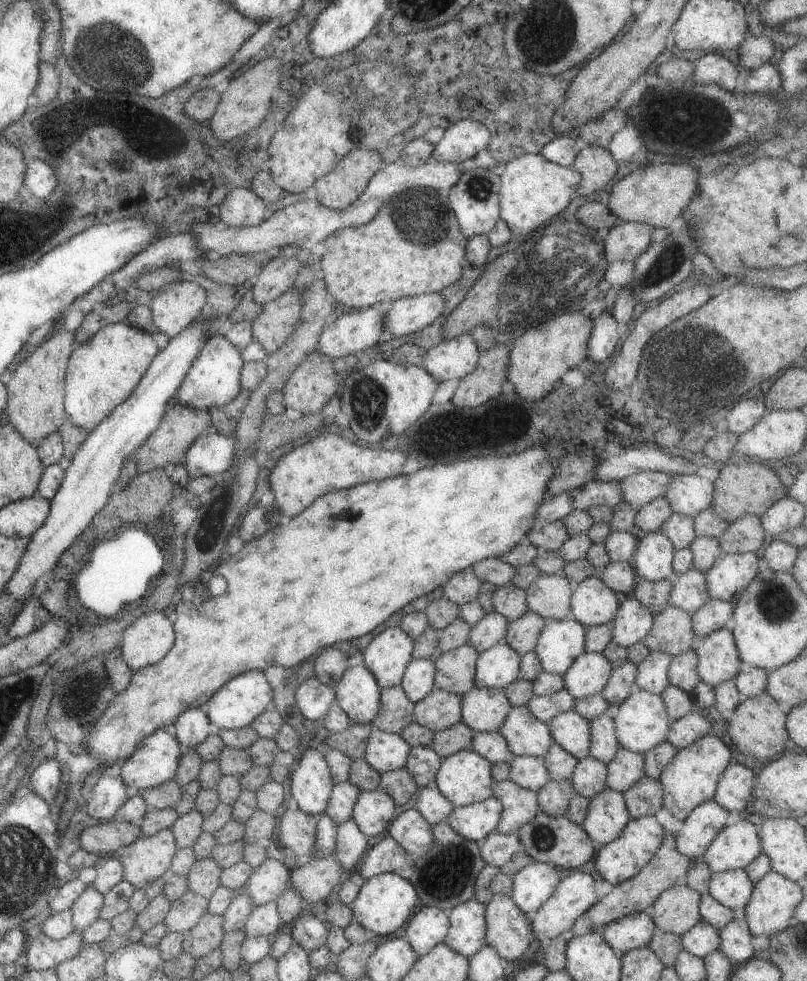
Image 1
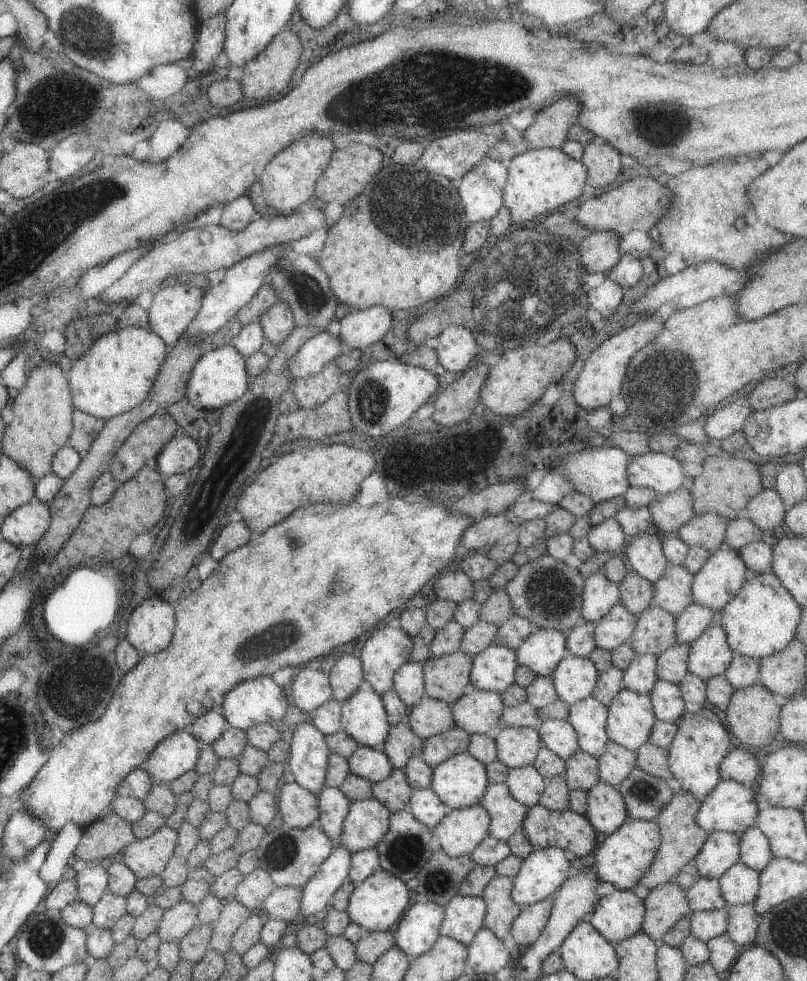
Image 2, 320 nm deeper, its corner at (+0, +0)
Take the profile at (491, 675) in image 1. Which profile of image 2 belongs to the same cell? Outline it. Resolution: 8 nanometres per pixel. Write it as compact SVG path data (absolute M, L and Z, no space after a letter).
M491 643L471 659L470 686L499 694L514 683L517 665L513 649Z

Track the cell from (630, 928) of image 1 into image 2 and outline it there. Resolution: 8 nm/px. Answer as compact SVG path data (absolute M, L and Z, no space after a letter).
M615 889L596 902L589 924L612 944L640 931L644 904L631 891Z

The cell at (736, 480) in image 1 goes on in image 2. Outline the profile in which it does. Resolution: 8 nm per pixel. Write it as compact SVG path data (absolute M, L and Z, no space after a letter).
M709 455L700 465L701 472L691 481L688 488L695 515L711 512L727 520L734 519L745 503L762 489L758 468L749 460Z

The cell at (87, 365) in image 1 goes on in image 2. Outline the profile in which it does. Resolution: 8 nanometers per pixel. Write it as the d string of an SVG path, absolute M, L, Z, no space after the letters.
M148 328L113 329L96 338L75 364L68 368L70 401L74 409L107 420L147 398L162 362L166 344Z

